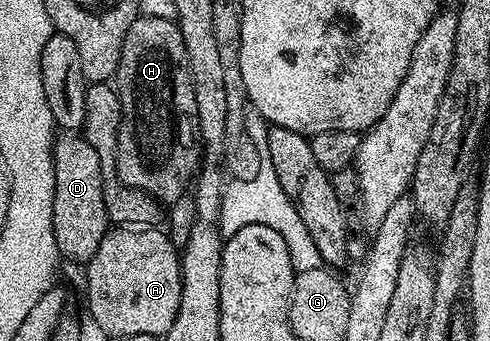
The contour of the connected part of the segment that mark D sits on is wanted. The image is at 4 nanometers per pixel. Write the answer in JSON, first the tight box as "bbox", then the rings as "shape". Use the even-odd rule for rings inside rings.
{"bbox":[52,137,111,264],"shape":[[[63,137],[53,147],[55,199],[52,205],[52,228],[58,253],[64,259],[67,257],[83,264],[95,254],[111,223],[107,216],[106,201],[103,200],[102,166],[95,148],[84,137]]]}

